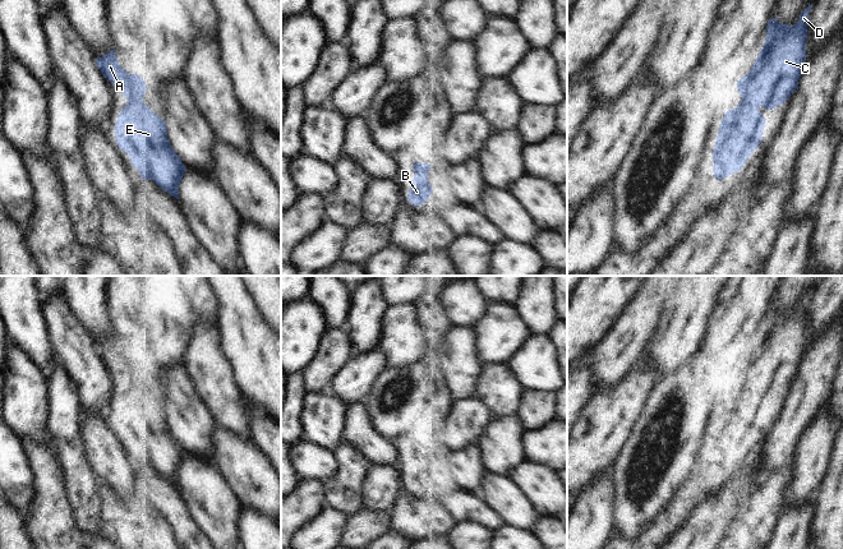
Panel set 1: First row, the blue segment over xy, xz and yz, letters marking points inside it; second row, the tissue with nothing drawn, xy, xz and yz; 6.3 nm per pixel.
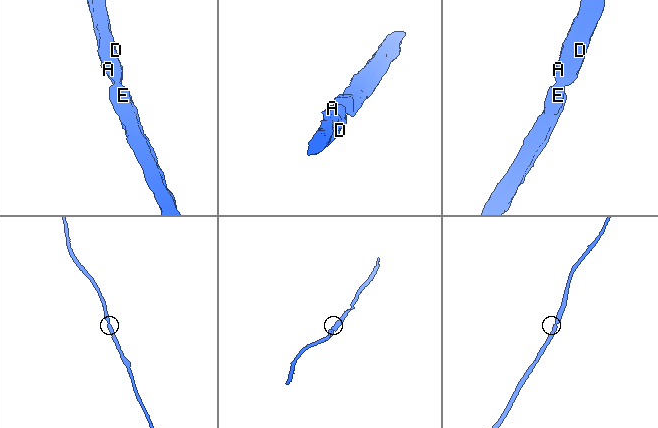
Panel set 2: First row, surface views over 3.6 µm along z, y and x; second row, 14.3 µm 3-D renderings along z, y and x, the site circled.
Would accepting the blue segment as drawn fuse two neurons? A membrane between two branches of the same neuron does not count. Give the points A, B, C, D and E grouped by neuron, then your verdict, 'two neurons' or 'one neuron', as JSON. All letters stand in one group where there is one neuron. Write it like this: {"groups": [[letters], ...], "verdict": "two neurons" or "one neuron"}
{"groups": [["A", "B", "C", "D", "E"]], "verdict": "one neuron"}

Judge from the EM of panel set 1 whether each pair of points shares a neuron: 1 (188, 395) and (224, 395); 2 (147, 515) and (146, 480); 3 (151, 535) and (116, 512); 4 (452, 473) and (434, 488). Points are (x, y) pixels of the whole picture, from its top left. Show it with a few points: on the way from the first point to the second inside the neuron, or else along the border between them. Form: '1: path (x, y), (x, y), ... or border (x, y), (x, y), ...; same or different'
1: border (187, 368), (201, 396), (217, 420); different
2: border (134, 493), (143, 501), (152, 501), (170, 521); different
3: path (142, 533), (125, 521); same
4: border (433, 478), (440, 484); different

